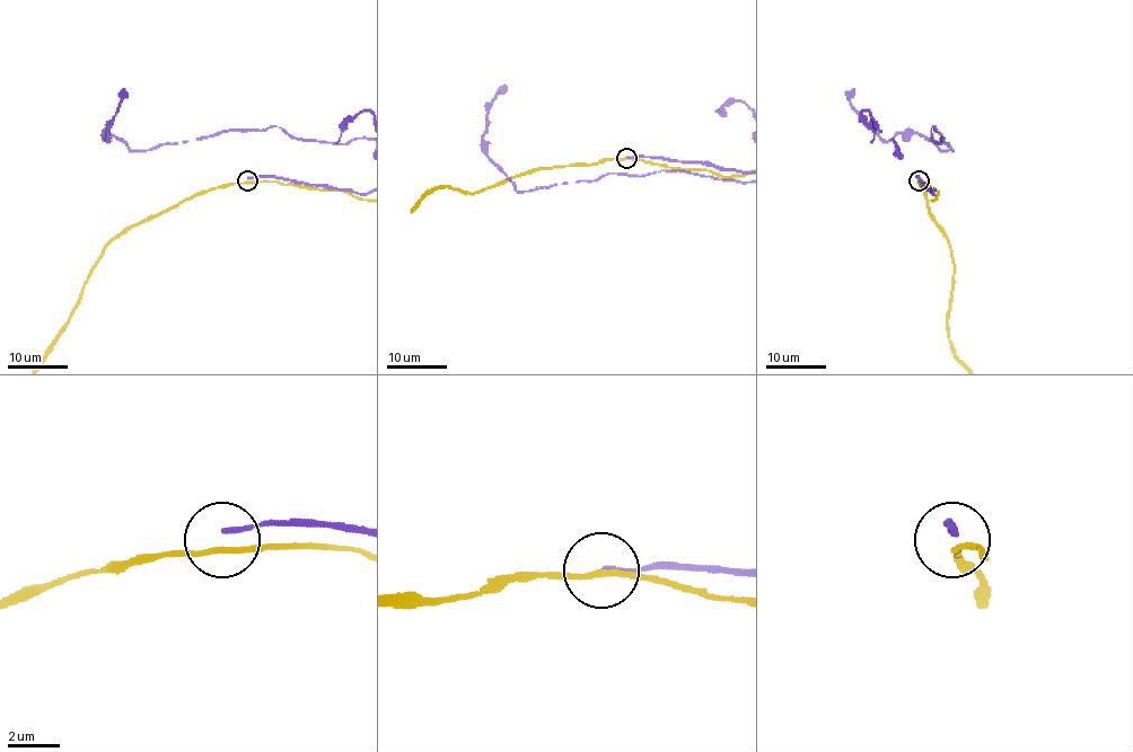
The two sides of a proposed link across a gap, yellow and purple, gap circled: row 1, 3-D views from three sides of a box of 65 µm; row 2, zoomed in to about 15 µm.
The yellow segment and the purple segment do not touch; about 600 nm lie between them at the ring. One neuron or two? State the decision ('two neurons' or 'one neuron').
two neurons

